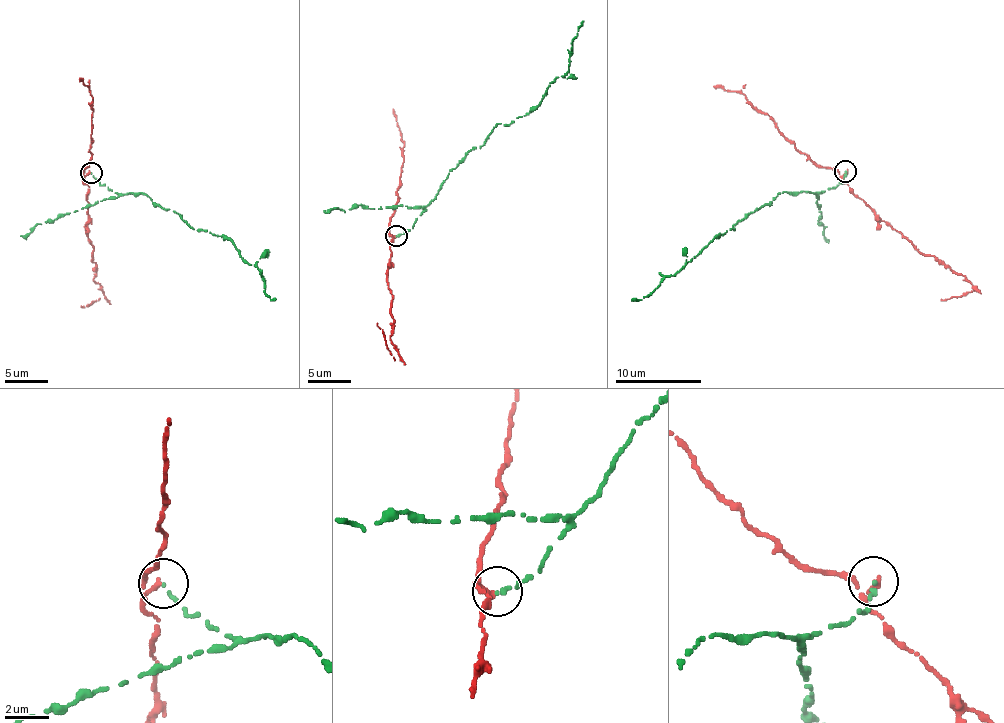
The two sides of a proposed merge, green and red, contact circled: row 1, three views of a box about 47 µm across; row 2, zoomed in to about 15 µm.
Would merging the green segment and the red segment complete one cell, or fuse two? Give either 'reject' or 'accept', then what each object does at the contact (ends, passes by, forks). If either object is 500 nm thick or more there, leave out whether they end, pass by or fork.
reject; green ends there; red ends there

